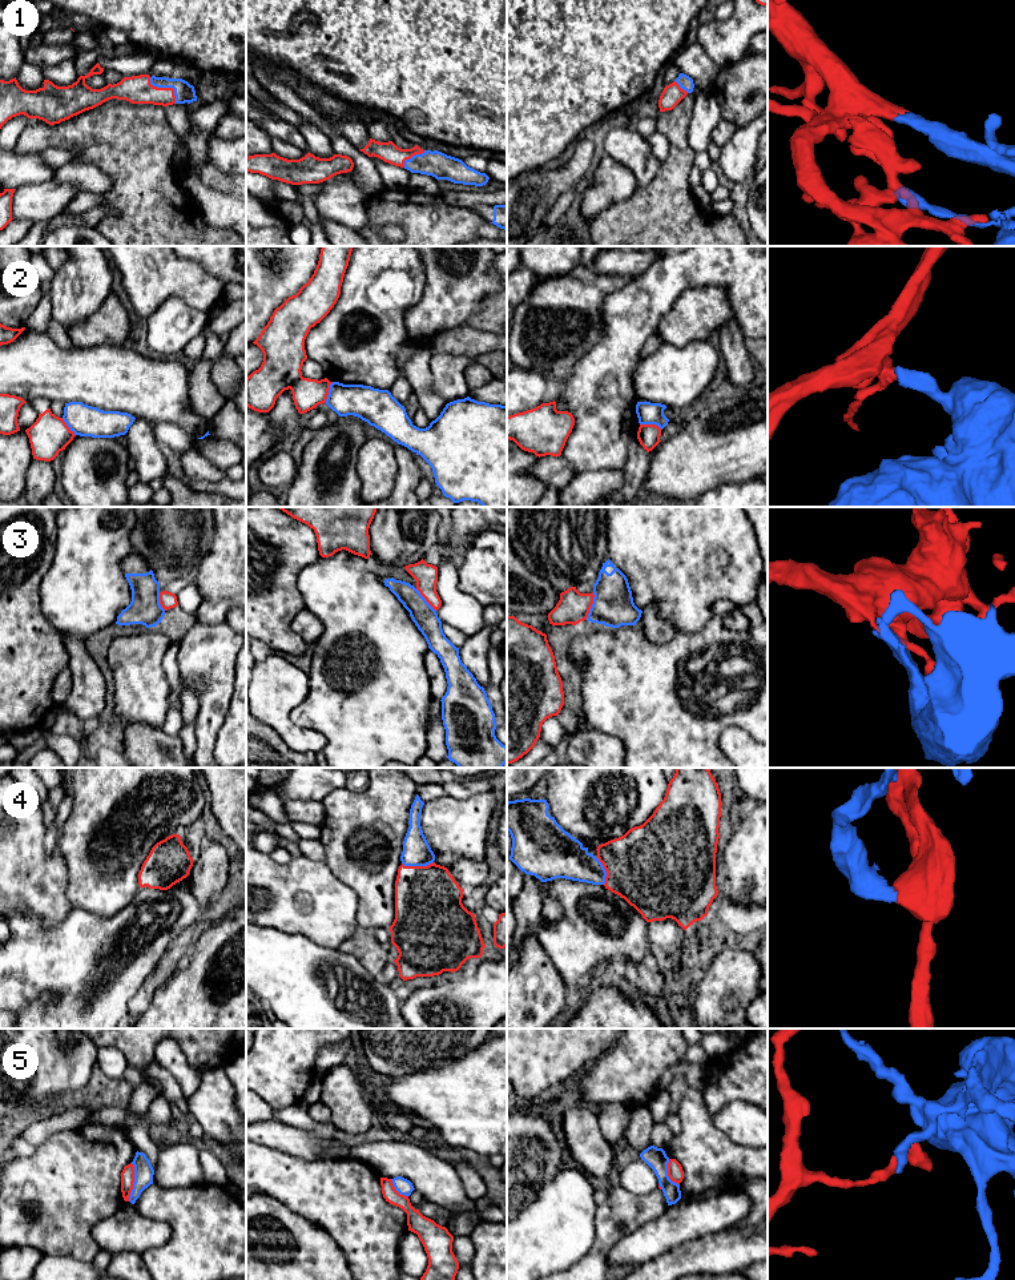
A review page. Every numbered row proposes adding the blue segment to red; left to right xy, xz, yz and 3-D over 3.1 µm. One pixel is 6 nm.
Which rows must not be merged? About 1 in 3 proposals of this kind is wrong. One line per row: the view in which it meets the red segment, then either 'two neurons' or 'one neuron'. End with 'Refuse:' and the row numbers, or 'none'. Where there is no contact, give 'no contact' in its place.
1: contact in xy; one neuron
2: contact in yz; two neurons
3: contact in yz; one neuron
4: contact in xz; one neuron
5: contact in xy; two neurons
Refuse: 2, 5

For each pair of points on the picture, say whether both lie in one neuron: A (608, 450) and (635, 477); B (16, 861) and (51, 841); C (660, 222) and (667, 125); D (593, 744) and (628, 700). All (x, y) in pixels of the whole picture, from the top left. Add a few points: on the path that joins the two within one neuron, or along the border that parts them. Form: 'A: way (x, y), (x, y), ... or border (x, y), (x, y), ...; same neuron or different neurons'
A: border (632, 437), (623, 470); different neurons
B: border (45, 830), (44, 848), (51, 853); different neurons
C: way (667, 198), (672, 176), (677, 166), (677, 149); same neuron
D: border (592, 727), (616, 736), (621, 741), (625, 753); different neurons

